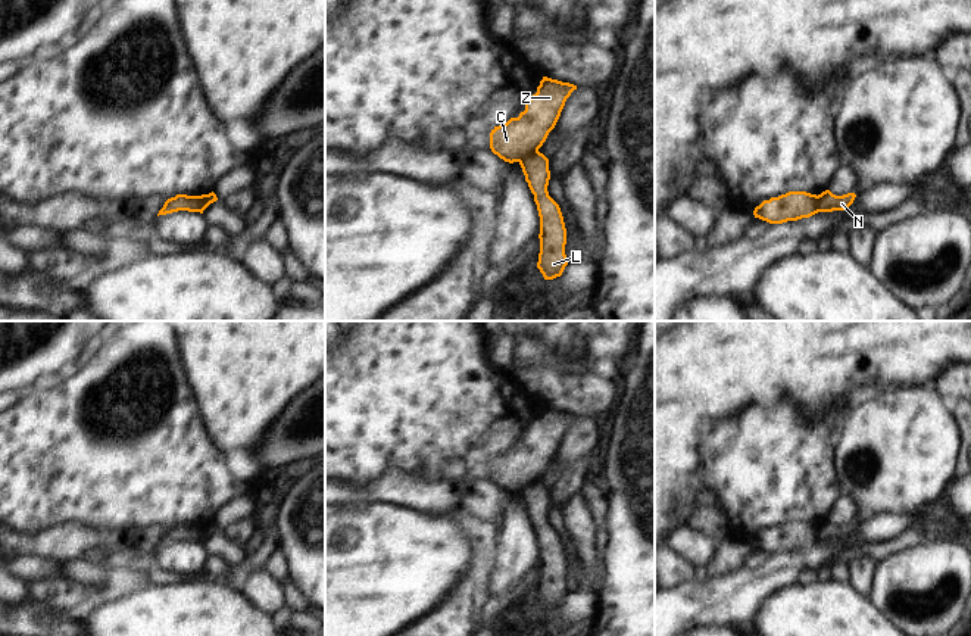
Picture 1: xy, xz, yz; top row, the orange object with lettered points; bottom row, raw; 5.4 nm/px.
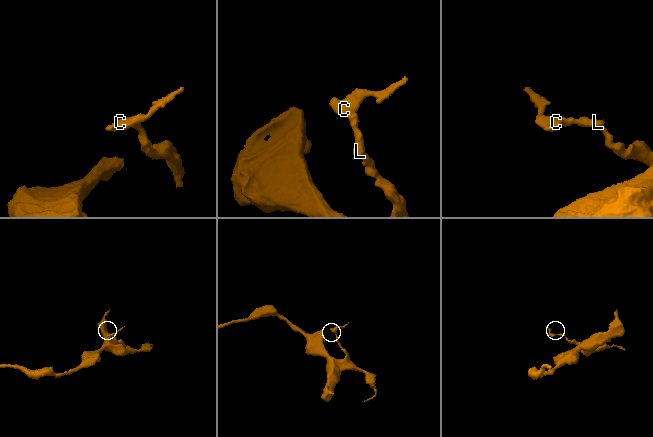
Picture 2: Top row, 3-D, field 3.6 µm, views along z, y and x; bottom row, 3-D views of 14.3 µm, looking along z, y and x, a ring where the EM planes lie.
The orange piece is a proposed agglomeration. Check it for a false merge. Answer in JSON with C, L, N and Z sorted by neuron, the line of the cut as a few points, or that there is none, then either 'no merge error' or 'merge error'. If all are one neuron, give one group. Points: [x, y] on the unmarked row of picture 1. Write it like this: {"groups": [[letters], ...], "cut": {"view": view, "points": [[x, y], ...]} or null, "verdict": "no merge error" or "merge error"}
{"groups": [["C", "Z"], ["L", "N"]], "cut": {"view": "xz", "points": [[537, 479], [518, 490]]}, "verdict": "merge error"}

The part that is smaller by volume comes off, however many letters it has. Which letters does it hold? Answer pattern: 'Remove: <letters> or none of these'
Remove: C, Z

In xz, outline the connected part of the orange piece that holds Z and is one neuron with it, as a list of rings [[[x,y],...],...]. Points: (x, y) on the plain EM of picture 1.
[[[543,406],[537,423],[525,431],[525,440],[490,462],[490,478],[513,493],[537,481],[555,458],[566,428],[577,415]]]

